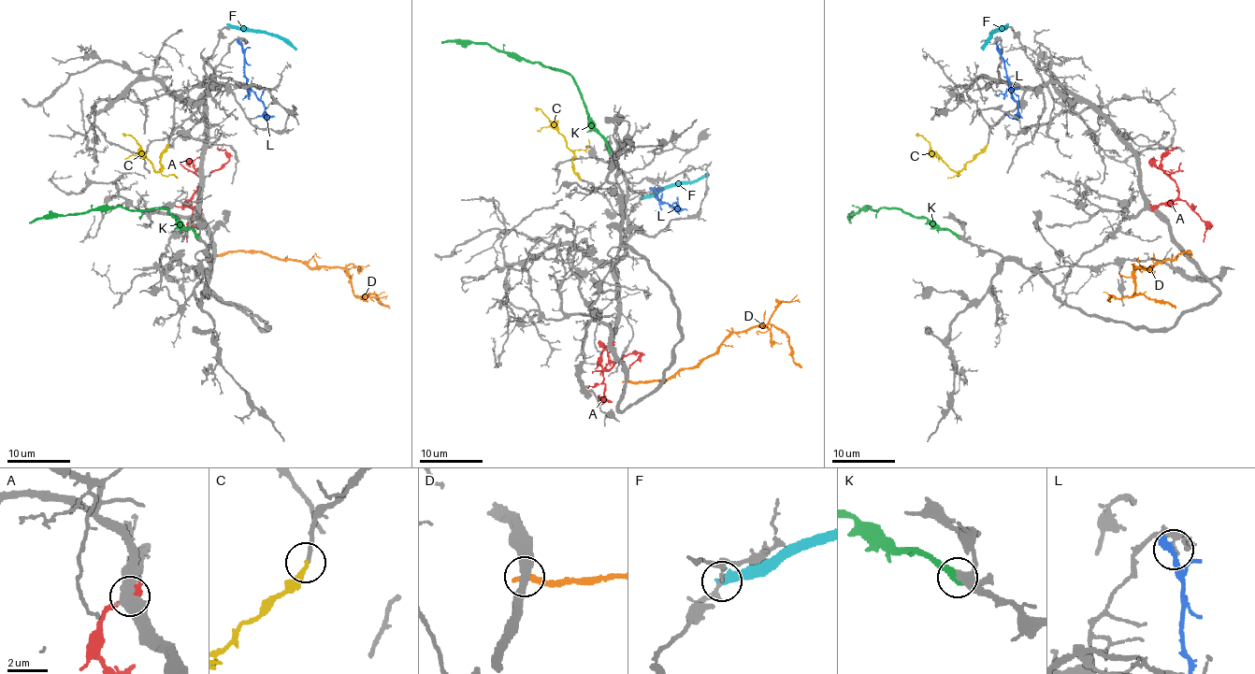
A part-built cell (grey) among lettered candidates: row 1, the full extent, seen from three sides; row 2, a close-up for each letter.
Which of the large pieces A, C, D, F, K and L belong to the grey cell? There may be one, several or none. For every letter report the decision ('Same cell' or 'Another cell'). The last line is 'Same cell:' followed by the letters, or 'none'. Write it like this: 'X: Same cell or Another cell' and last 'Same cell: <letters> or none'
A: Another cell
C: Same cell
D: Another cell
F: Another cell
K: Same cell
L: Another cell
Same cell: C, K

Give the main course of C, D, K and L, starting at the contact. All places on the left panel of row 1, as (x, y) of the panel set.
C: (169, 144), (161, 153), (161, 169), (155, 170), (139, 144), (131, 136), (122, 134)
D: (213, 255), (256, 250), (271, 257), (296, 259), (312, 268), (342, 268), (355, 295), (374, 295), (390, 308)
K: (197, 236), (165, 208), (133, 209), (103, 207), (74, 215), (35, 218), (29, 222)
L: (241, 44), (246, 85), (262, 103), (264, 112)

